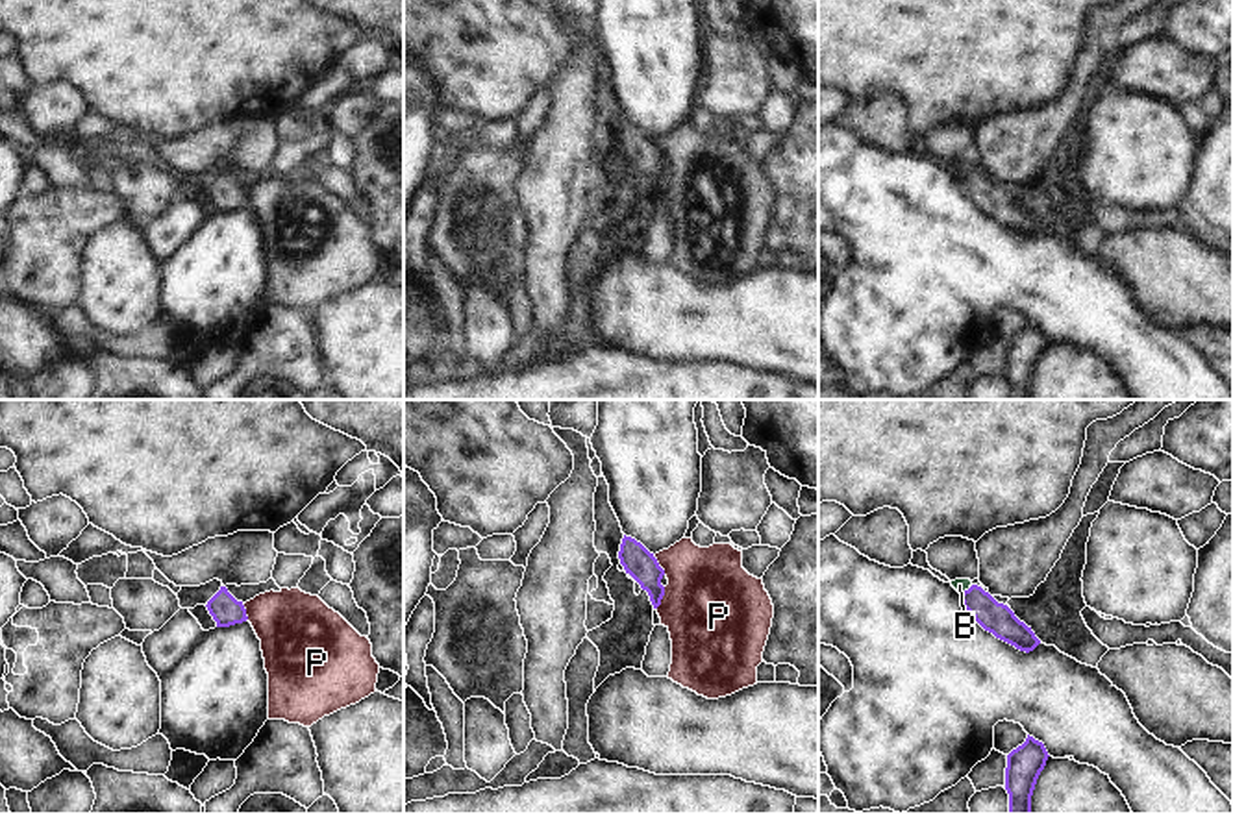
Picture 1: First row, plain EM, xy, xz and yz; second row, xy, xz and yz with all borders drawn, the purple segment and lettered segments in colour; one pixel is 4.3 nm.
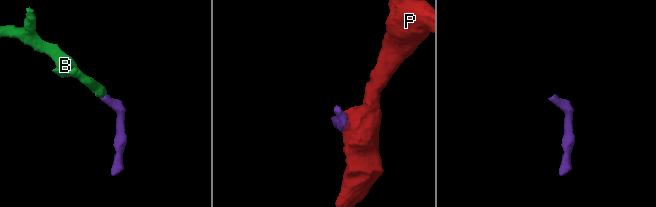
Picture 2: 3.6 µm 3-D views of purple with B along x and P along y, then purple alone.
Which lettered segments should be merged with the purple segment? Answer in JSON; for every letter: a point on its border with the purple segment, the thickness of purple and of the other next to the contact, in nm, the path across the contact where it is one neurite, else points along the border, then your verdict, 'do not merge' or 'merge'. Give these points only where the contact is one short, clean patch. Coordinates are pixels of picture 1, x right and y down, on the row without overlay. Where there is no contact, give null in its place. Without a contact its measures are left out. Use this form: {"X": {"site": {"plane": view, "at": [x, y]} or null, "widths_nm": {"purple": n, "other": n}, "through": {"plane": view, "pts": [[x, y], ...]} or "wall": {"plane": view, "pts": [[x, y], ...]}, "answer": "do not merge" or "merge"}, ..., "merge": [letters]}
{"B": {"site": {"plane": "yz", "at": [965, 176]}, "widths_nm": {"purple": 140, "other": 60}, "through": {"plane": "yz", "pts": [[996, 204], [965, 176], [959, 171]]}, "answer": "merge"}, "P": {"site": {"plane": "xz", "at": [661, 184]}, "widths_nm": {"purple": 140, "other": 440}, "wall": {"plane": "xz", "pts": [[665, 172], [661, 189], [656, 195]]}, "answer": "do not merge"}, "merge": ["B"]}

